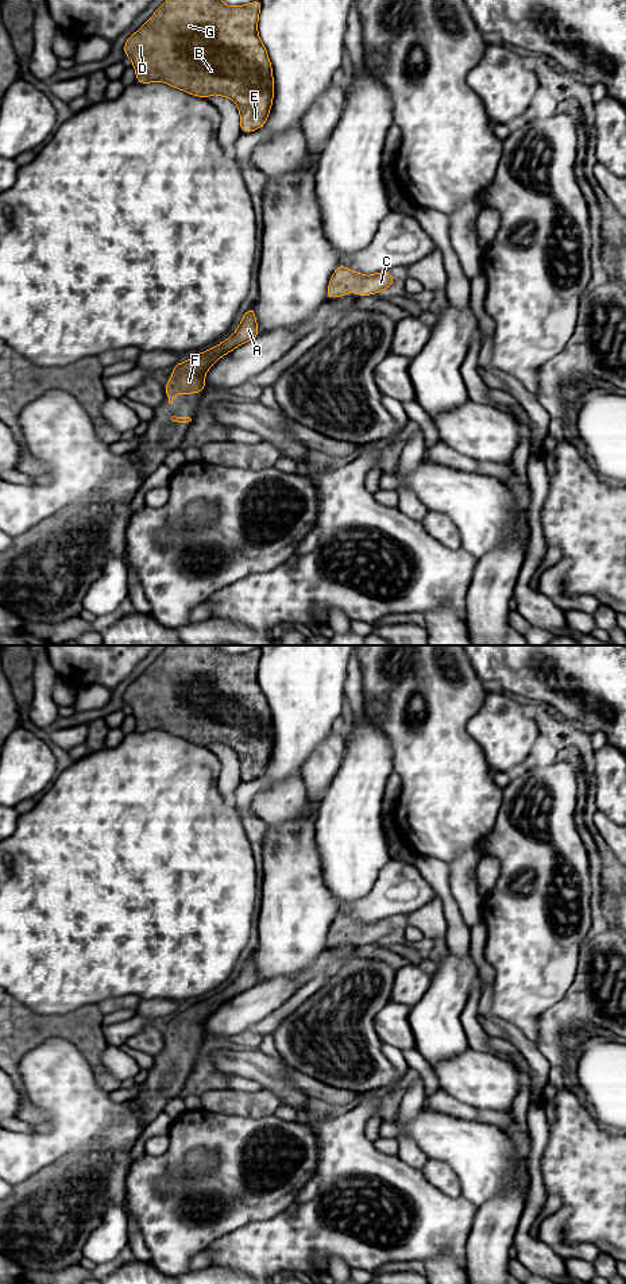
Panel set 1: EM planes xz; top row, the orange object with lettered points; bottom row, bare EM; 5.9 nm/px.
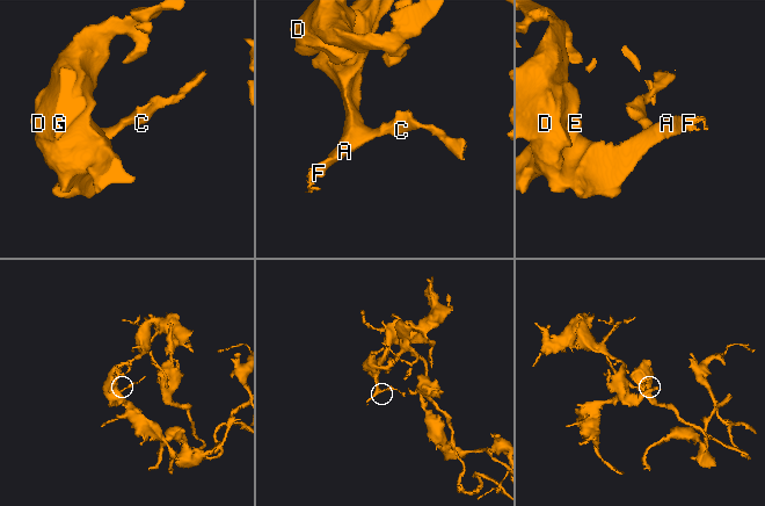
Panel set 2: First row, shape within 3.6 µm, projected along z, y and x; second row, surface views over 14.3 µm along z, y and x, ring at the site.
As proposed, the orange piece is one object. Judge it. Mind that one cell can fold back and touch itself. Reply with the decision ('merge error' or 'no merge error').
no merge error

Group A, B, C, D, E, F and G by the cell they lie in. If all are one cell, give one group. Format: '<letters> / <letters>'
A B C D E F G

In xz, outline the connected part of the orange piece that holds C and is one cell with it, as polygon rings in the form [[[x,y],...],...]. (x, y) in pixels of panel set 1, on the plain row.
[[[339,913],[331,925],[326,938],[328,946],[336,946],[345,941],[359,941],[362,945],[380,941],[385,936],[390,936],[395,928],[387,918],[364,924]]]

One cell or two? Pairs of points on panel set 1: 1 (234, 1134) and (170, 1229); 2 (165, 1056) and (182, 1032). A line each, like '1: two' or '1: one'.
1: one
2: one

